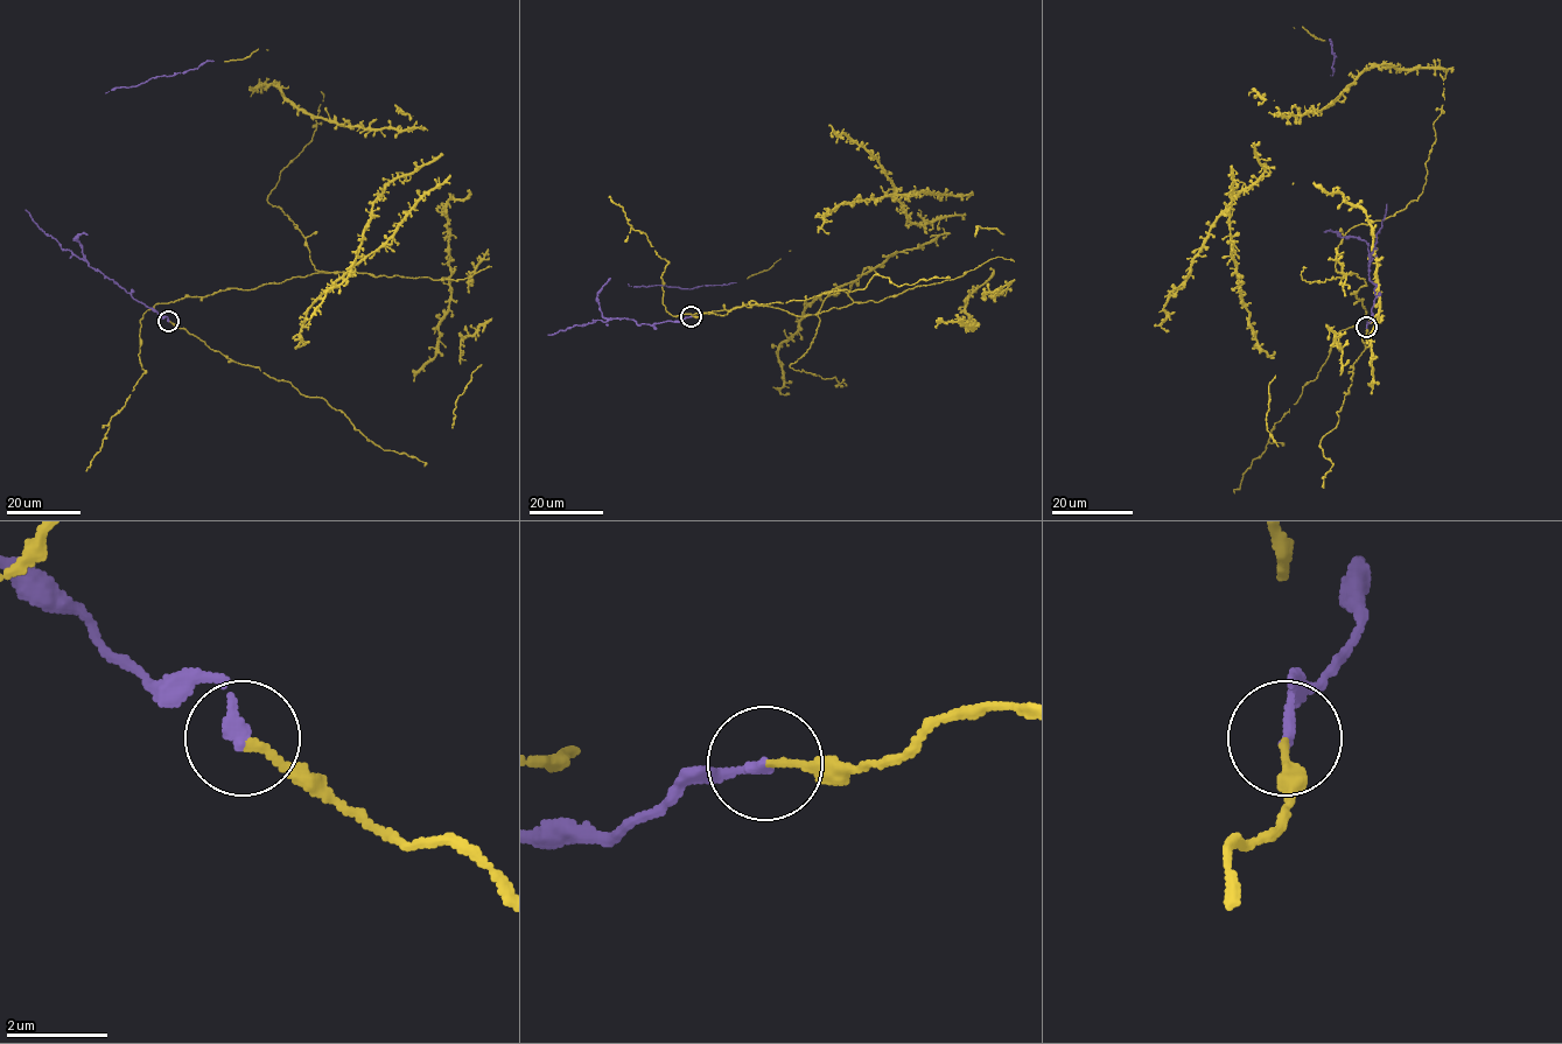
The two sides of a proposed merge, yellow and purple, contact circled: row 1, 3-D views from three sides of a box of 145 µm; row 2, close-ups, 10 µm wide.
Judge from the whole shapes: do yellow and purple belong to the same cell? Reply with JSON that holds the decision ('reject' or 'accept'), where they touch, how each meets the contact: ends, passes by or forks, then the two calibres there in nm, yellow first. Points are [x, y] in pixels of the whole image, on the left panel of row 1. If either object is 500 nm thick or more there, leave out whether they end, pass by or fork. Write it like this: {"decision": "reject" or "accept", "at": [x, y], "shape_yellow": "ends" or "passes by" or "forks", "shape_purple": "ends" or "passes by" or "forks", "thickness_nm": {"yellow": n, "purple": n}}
{"decision": "accept", "at": [168, 321], "shape_yellow": "ends", "shape_purple": "ends", "thickness_nm": {"yellow": 140, "purple": 240}}

